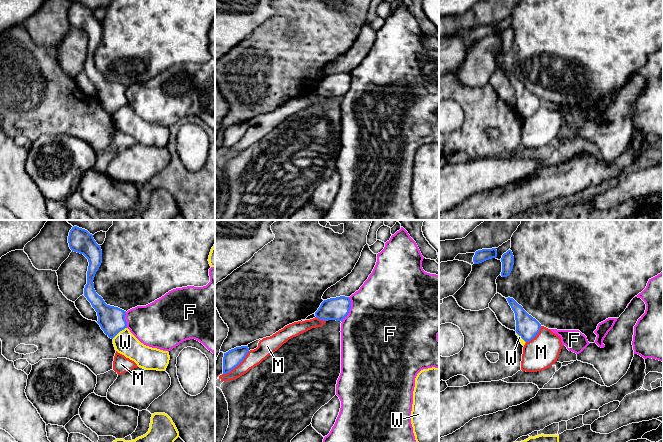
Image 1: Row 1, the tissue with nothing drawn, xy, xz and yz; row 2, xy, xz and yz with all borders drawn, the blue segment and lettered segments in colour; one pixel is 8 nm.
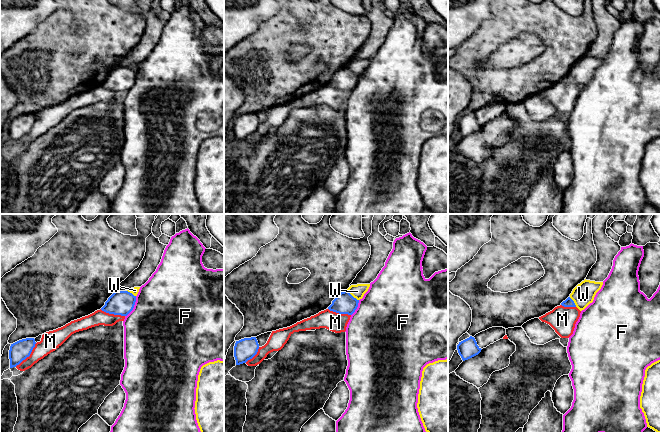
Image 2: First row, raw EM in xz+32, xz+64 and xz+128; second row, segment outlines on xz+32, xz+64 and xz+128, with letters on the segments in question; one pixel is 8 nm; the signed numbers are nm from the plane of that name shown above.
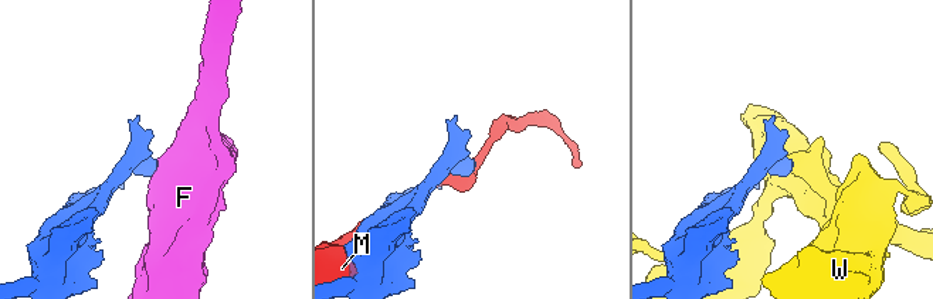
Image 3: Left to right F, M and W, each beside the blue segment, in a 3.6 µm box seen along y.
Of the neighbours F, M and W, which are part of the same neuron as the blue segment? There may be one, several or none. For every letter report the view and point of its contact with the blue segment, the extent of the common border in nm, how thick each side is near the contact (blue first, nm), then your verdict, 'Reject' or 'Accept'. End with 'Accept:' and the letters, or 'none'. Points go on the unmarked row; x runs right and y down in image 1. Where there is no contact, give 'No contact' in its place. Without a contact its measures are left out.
F: Touches blue at xz (349, 85). Shared border 220 nm. Thickness 180 nm (blue) against 500 nm. Reject
M: Touches blue at xz (237, 141). Shared border 280 nm. Thickness 140 nm (blue) against 130 nm. Reject
W: Touches blue at xy (119, 107). Shared border 150 nm. Thickness 220 nm (blue) against 190 nm. Reject
Accept: none

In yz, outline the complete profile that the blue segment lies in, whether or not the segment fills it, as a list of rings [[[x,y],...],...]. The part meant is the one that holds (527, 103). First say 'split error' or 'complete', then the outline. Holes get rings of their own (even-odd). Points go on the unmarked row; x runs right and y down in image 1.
complete; [[[508,73],[506,75],[515,89],[516,109],[525,118],[531,117],[539,109],[541,100],[529,91],[513,74]]]

